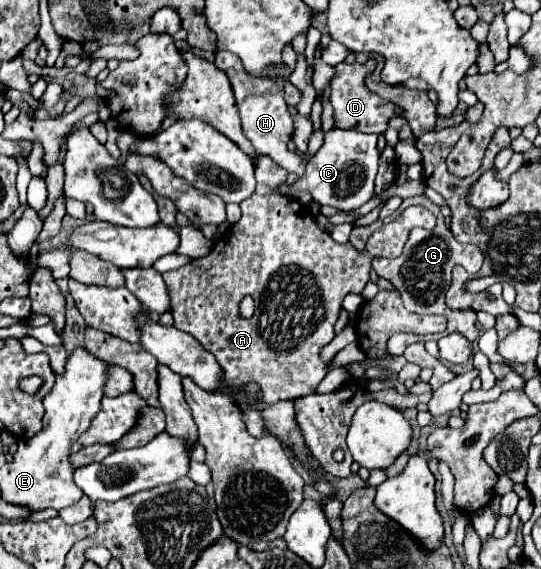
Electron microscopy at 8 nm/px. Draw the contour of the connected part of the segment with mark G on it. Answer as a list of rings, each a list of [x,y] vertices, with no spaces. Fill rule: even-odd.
[[[419,195],[419,197],[411,197],[411,199],[405,199],[401,209],[409,207],[409,205],[423,205],[425,209],[429,209],[435,217],[437,217],[437,225],[435,229],[431,231],[431,235],[413,235],[407,245],[405,245],[405,251],[401,257],[397,259],[385,259],[385,257],[373,257],[373,271],[379,275],[379,277],[385,277],[393,283],[393,287],[401,293],[401,299],[405,303],[405,307],[409,311],[417,311],[417,313],[437,313],[437,315],[443,315],[447,319],[447,329],[445,333],[461,333],[465,335],[469,341],[475,341],[479,331],[477,331],[477,313],[475,311],[451,311],[447,305],[445,305],[445,293],[451,285],[451,273],[453,273],[453,267],[455,265],[463,265],[465,271],[469,273],[477,273],[481,269],[481,263],[483,263],[483,255],[479,251],[477,245],[465,245],[465,243],[459,243],[453,233],[447,229],[445,221],[443,221],[443,215],[439,211],[439,205],[431,203],[425,195]]]

